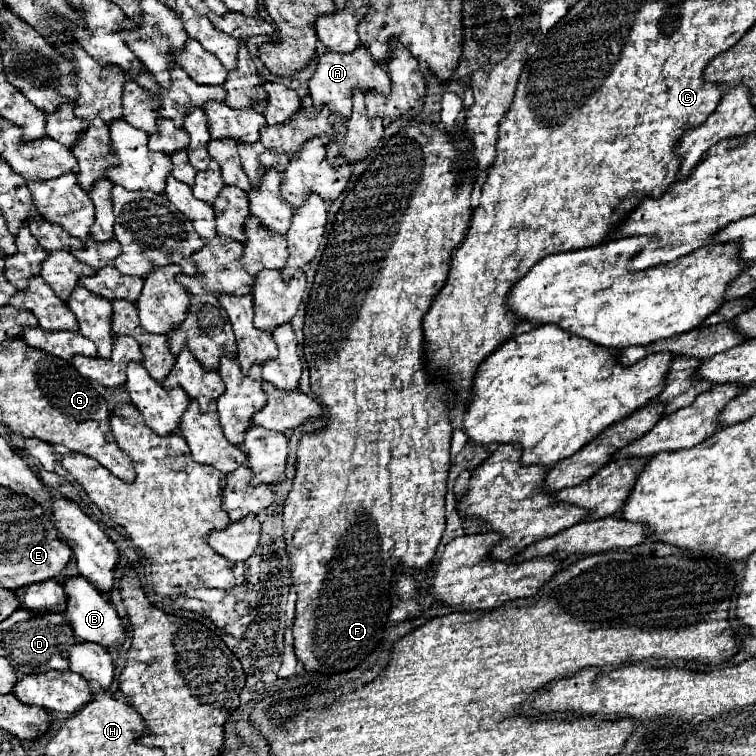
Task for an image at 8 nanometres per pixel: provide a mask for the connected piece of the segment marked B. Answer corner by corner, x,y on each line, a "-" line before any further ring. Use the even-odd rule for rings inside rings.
78,575
78,577
68,577
62,583
62,589
66,593
64,617
70,621
70,627
74,629
78,639
94,641
104,647
120,645
124,641
124,627
122,627
122,621
120,621
116,609
110,605
108,599
104,599
104,595
92,583
88,583
82,575

